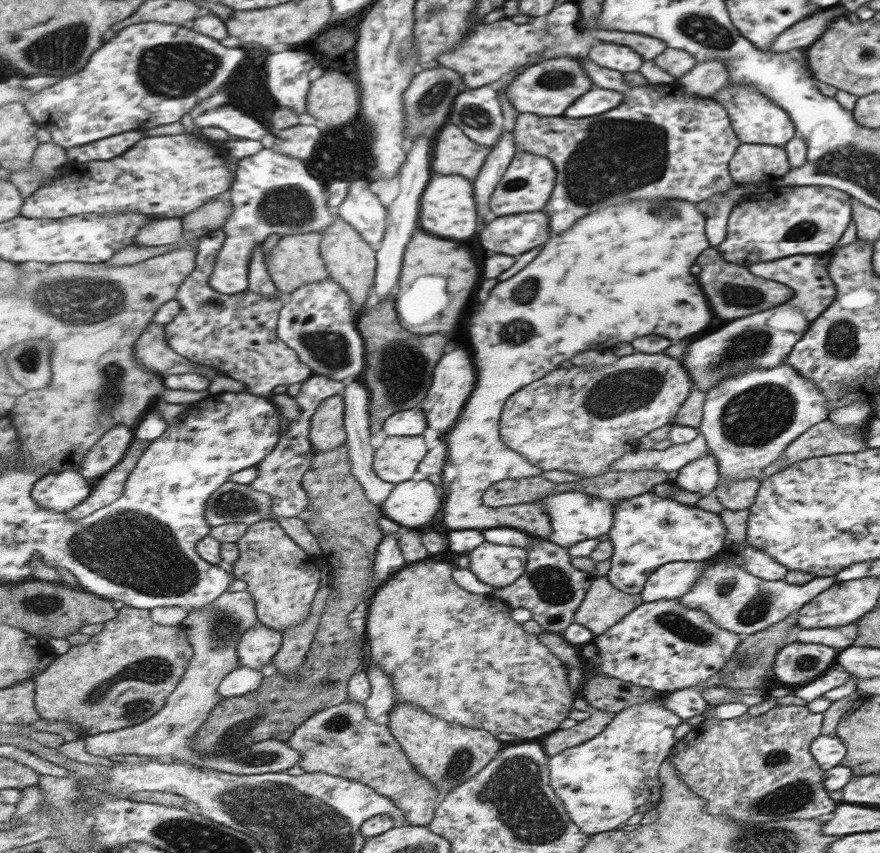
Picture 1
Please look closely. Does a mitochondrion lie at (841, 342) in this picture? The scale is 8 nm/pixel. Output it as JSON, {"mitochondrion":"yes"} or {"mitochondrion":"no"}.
{"mitochondrion":"yes"}

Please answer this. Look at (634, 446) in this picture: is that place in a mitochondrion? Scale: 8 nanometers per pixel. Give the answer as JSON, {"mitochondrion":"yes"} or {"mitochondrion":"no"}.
{"mitochondrion":"no"}

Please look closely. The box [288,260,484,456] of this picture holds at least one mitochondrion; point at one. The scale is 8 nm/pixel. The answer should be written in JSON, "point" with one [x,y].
{"point":[400,368]}

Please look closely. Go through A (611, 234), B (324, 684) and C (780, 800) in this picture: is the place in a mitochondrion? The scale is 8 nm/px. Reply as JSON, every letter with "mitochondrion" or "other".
{"A":"other","B":"mitochondrion","C":"mitochondrion"}

